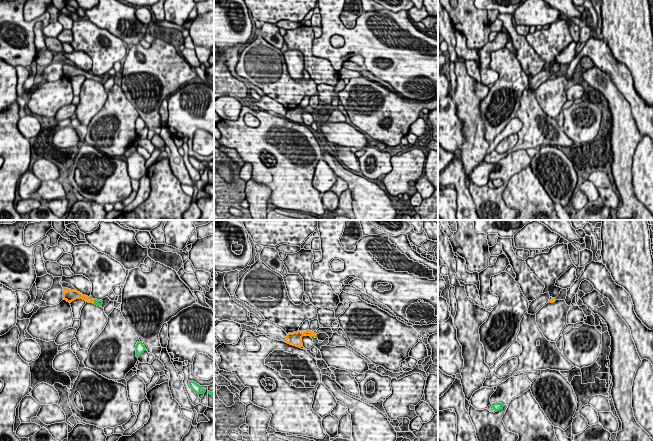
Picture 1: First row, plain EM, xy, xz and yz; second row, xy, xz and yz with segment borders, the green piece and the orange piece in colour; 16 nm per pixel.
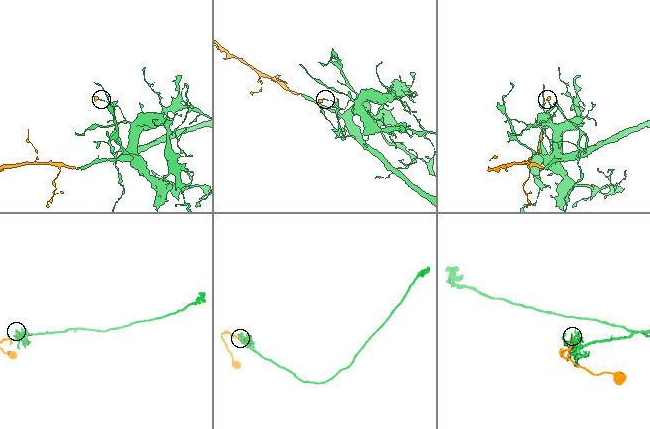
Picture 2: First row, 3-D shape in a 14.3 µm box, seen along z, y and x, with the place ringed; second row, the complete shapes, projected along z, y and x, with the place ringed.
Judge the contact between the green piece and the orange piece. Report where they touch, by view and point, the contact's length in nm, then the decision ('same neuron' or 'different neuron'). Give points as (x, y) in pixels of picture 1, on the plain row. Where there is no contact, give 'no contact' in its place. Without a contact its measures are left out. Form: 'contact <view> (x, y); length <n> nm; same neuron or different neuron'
contact xz (313, 112); length 110 nm; same neuron

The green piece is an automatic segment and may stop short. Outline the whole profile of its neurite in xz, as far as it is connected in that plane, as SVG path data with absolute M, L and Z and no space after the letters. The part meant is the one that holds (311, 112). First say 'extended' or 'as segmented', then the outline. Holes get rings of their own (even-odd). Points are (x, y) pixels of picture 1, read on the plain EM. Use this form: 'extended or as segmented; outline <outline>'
extended; outline M308 105L305 108L297 107L297 108L293 108L293 109L288 109L284 118L286 118L290 121L301 124L301 123L303 123L303 119L302 119L301 114L304 111L317 114L317 110Z

